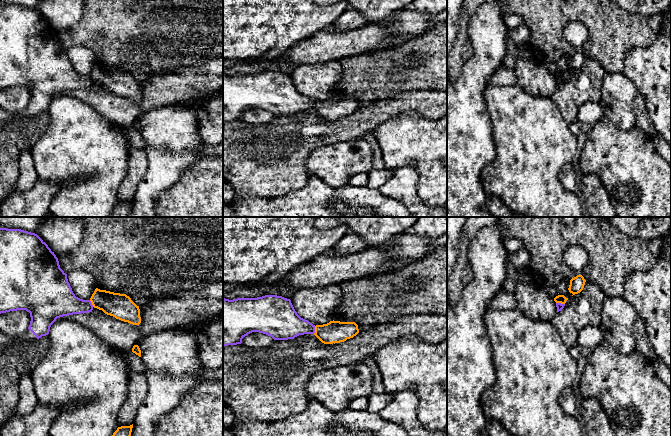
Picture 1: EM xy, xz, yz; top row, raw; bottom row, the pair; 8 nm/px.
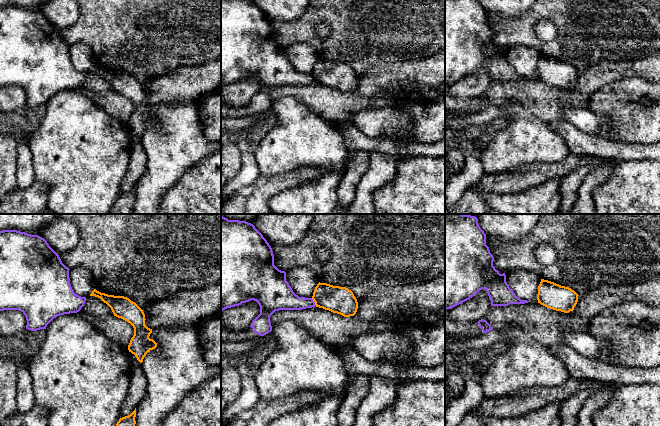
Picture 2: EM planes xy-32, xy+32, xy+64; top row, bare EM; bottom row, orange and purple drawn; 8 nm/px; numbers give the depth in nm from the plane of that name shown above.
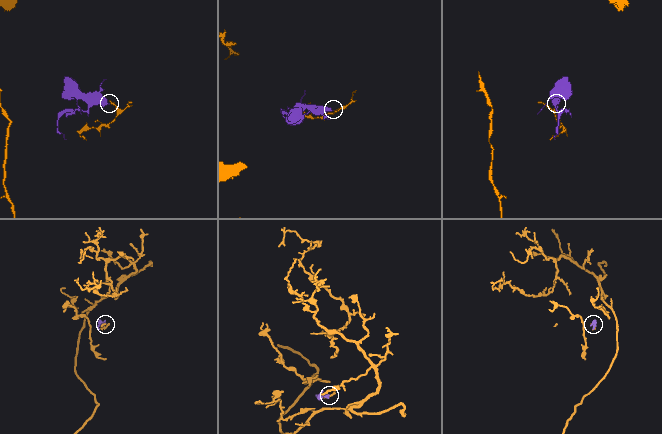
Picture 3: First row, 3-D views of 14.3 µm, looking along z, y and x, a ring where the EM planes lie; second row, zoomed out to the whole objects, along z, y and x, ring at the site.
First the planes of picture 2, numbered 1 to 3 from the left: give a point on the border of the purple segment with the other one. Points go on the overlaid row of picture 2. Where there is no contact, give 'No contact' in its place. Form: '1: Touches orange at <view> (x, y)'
1: No contact
2: Touches orange at xy+32 (314, 301)
3: No contact

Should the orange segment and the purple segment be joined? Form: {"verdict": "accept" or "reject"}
{"verdict": "reject"}

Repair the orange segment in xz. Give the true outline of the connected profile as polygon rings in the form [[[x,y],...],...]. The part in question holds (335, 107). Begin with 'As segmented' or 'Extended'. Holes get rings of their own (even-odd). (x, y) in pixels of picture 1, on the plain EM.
As segmented. [[[330,97],[327,100],[316,101],[314,111],[324,120],[344,118],[359,109],[355,98]]]

